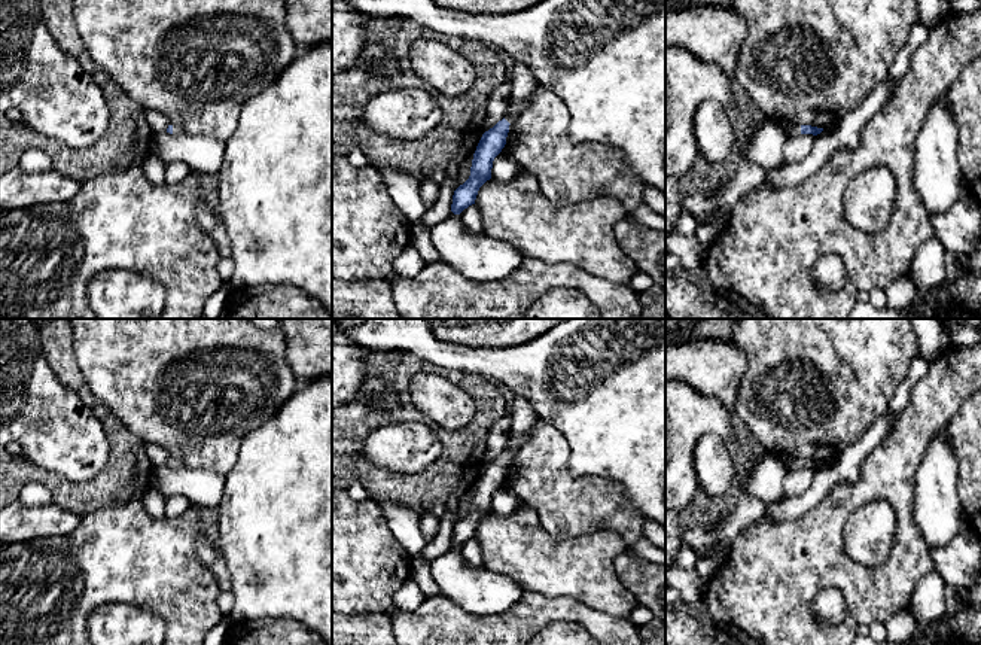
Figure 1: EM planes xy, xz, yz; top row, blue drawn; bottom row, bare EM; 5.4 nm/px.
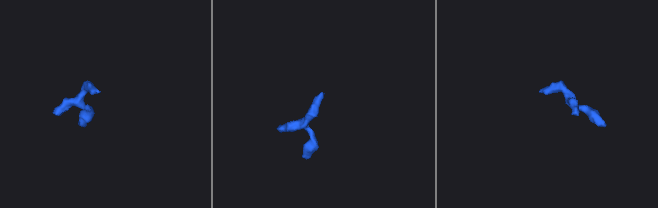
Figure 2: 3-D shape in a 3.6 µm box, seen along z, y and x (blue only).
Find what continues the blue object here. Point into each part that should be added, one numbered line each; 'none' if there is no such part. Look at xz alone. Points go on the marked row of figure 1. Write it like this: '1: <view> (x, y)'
1: xz (523, 84)

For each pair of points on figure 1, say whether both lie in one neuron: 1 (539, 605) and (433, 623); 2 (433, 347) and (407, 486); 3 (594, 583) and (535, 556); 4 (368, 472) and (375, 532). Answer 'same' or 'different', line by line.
1: same
2: different
3: same
4: different

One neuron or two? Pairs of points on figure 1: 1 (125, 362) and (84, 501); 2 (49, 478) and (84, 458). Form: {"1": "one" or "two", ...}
{"1": "two", "2": "two"}

